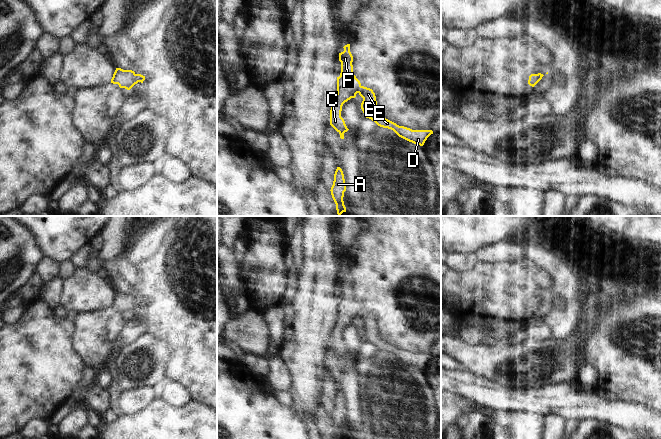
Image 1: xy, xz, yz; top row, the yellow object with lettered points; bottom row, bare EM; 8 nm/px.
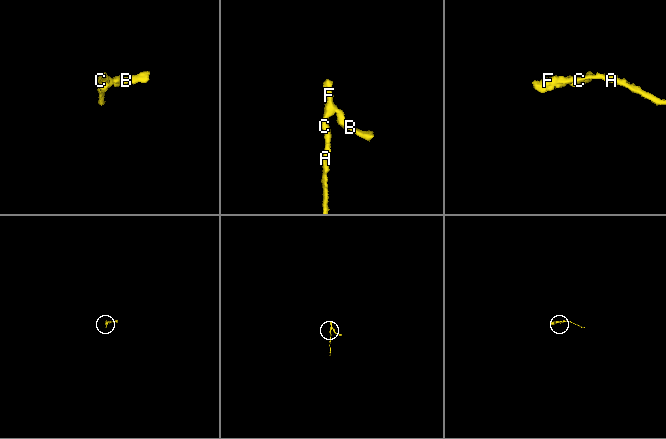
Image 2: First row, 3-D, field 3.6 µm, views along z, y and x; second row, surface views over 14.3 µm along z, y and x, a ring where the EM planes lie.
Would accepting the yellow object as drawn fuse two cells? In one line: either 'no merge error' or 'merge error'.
no merge error

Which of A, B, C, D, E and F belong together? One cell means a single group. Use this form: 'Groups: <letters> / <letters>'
Groups: A B C D E F

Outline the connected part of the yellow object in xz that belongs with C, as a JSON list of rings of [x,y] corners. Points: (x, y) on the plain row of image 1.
[[[350,268],[345,269],[343,272],[344,275],[339,277],[341,297],[337,301],[337,318],[330,334],[330,349],[340,358],[340,362],[344,363],[344,357],[349,354],[341,341],[342,330],[351,322],[355,322],[358,317],[363,322],[361,333],[366,342],[371,343],[380,351],[393,354],[399,361],[409,366],[423,370],[427,362],[433,358],[433,355],[412,354],[384,342],[379,336],[373,314],[362,310],[354,299]]]

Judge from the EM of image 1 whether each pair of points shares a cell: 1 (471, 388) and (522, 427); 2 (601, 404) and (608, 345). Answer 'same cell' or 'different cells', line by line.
1: different cells
2: different cells

